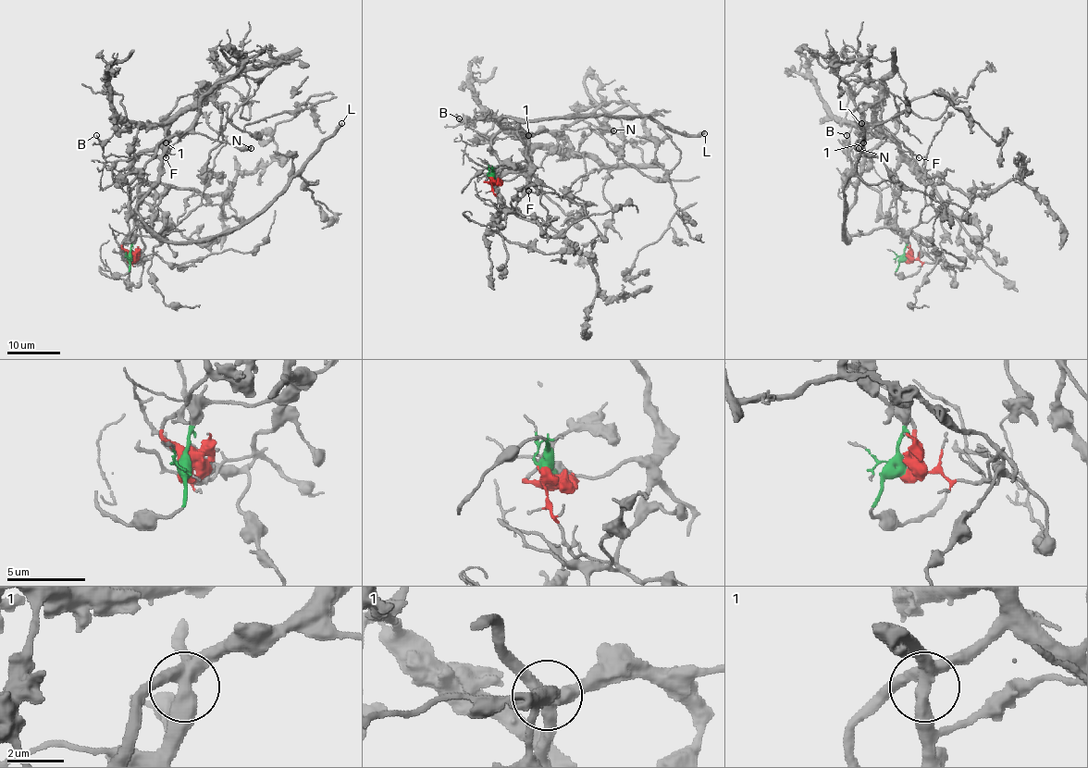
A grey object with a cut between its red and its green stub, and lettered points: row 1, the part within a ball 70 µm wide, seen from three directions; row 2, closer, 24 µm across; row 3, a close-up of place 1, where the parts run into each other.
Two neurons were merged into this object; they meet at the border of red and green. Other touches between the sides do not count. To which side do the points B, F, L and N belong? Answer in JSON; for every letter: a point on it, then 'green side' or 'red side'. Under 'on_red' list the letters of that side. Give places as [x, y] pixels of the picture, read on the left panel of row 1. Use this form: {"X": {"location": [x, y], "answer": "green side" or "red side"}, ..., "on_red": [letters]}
{"B": {"location": [96, 135], "answer": "green side"}, "F": {"location": [166, 157], "answer": "green side"}, "L": {"location": [341, 123], "answer": "green side"}, "N": {"location": [251, 148], "answer": "green side"}, "on_red": []}

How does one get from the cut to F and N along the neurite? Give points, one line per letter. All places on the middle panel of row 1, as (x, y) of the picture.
F: (491, 179), (511, 180), (528, 171), (527, 147), (513, 117), (499, 123), (555, 138), (528, 192)
N: (491, 179), (511, 180), (528, 171), (518, 122), (503, 117), (503, 127), (525, 135), (614, 130)

